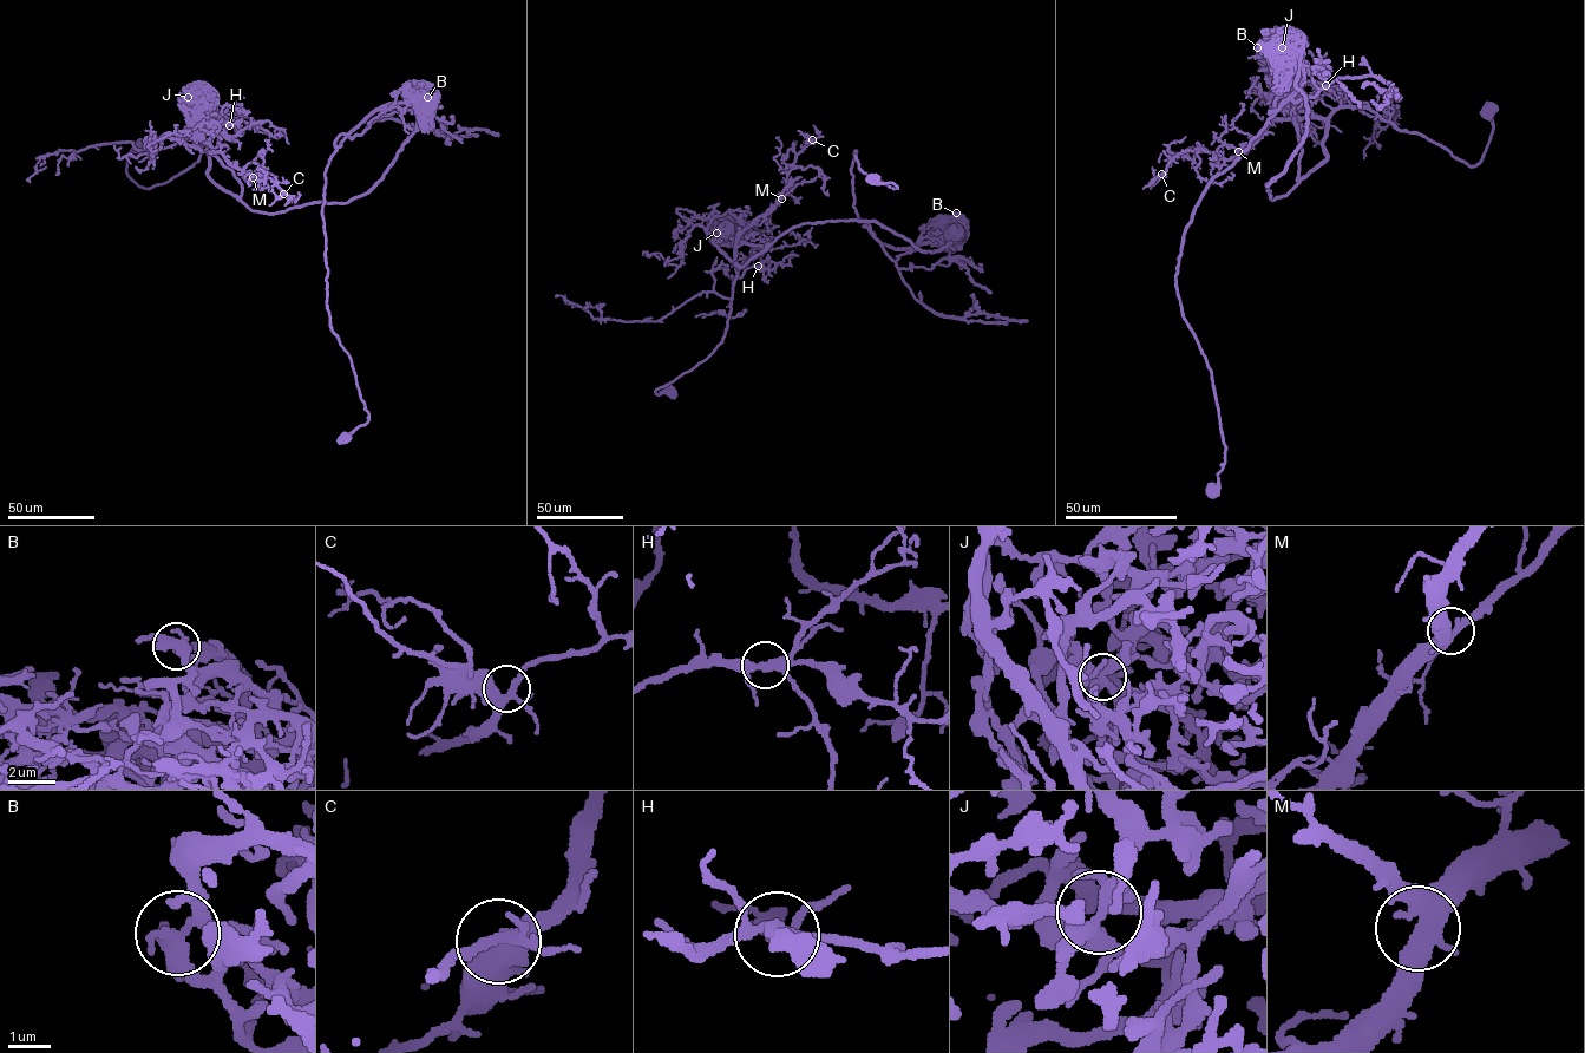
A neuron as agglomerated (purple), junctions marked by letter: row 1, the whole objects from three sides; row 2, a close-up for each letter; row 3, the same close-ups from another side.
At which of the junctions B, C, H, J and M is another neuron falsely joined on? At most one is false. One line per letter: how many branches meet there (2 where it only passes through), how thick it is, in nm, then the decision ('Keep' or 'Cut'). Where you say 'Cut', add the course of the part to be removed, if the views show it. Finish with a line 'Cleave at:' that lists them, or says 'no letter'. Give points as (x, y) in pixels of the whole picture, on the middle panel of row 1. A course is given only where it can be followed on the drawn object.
B: Branches: 4. Thickness 400 nm. Cut. Course of the part to remove: (956, 214), (938, 242), (889, 247), (853, 207), (855, 151), (862, 170), (897, 188), (866, 180)
C: Branches: 5. Thickness 320 nm. Keep
H: Branches: 4. Thickness 300 nm. Keep
J: Branches: 5. Thickness 400 nm. Keep
M: Branches: 4. Thickness 440 nm. Keep
Cleave at: B

